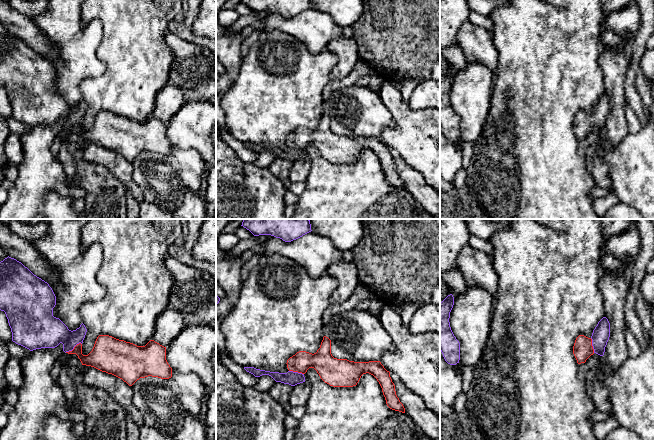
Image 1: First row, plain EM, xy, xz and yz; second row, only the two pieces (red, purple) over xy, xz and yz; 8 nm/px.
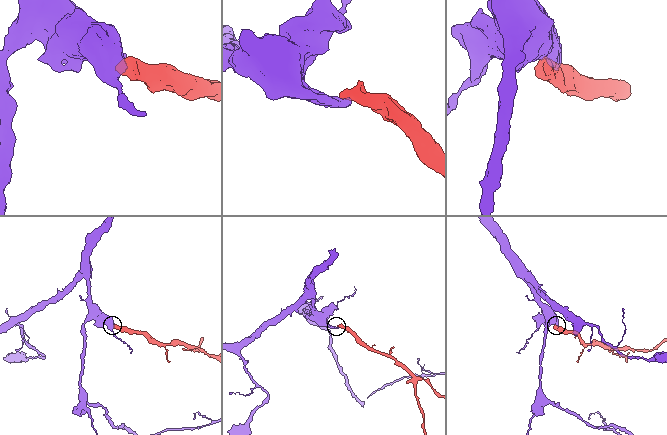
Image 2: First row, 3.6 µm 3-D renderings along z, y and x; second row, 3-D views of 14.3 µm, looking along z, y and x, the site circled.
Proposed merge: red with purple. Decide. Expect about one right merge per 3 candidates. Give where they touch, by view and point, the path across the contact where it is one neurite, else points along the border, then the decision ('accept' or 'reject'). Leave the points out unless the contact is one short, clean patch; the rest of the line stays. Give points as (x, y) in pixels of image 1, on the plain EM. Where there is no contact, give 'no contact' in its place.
contact xy (74, 124); way xy (104, 132), (83, 133), (74, 124), (58, 108), (48, 107); accept

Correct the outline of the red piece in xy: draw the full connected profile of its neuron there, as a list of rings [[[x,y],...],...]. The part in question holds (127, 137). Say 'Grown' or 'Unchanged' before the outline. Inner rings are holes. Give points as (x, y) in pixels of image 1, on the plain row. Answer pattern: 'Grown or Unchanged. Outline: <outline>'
Grown. Outline: [[[8,32],[0,38],[0,86],[6,90],[13,118],[30,127],[55,124],[62,119],[63,127],[76,130],[82,141],[112,150],[129,162],[148,152],[161,155],[172,153],[172,144],[166,136],[166,123],[154,116],[150,116],[145,122],[137,122],[109,111],[99,111],[92,127],[88,131],[83,131],[82,119],[87,108],[85,101],[82,99],[76,106],[69,106],[59,94],[53,92],[55,81],[56,72],[47,58],[14,34]]]

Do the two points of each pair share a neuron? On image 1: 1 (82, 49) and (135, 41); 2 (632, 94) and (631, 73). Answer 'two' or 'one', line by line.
1: two
2: one

